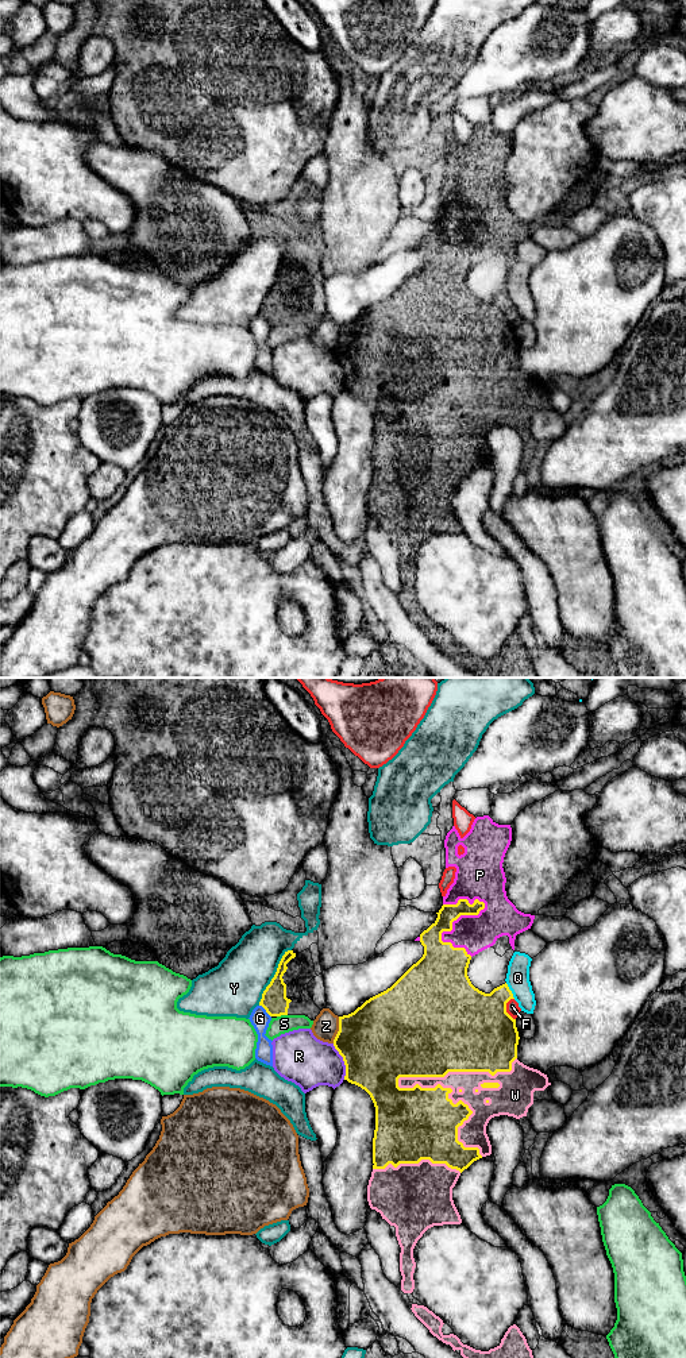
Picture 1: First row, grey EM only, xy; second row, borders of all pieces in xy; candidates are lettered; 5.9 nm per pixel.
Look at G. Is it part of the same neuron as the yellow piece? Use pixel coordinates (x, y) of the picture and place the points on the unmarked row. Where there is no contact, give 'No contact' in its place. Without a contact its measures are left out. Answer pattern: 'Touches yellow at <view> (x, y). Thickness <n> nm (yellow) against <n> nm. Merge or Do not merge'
Touches yellow at xy (266, 320). Thickness 150 nm (yellow) against 110 nm. Do not merge

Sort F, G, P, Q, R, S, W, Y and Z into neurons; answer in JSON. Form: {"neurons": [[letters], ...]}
{"neurons": [["F"], ["G"], ["P", "W"], ["Q"], ["R"], ["S"], ["Y"], ["Z"]]}

